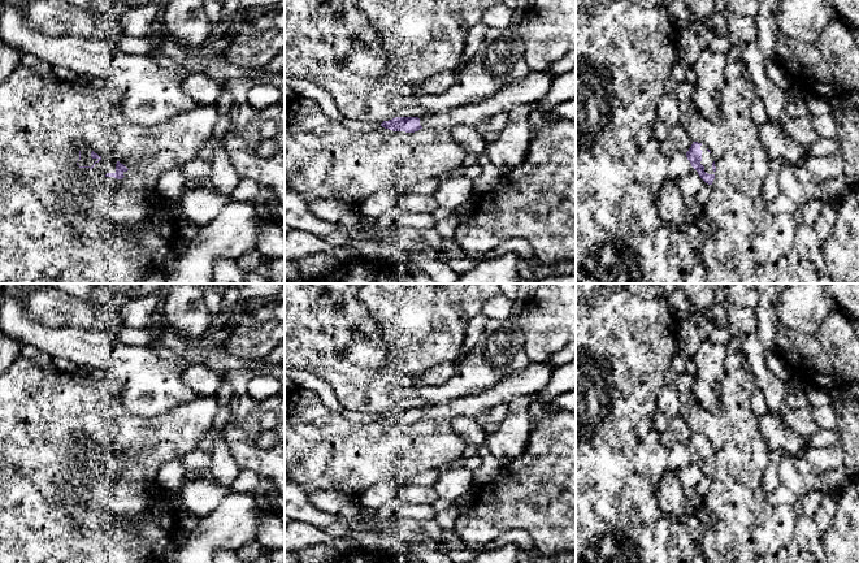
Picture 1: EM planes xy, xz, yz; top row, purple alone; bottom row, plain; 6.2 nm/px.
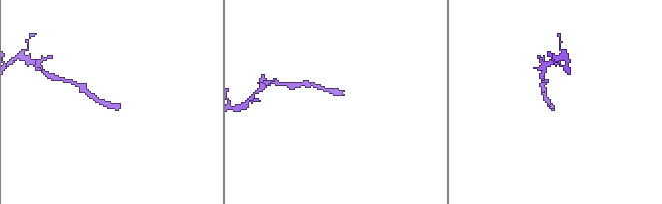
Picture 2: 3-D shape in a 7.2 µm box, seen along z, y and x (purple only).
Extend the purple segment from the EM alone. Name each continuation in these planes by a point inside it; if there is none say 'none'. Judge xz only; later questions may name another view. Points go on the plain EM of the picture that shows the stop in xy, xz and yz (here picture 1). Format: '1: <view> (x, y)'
1: xz (529, 381)

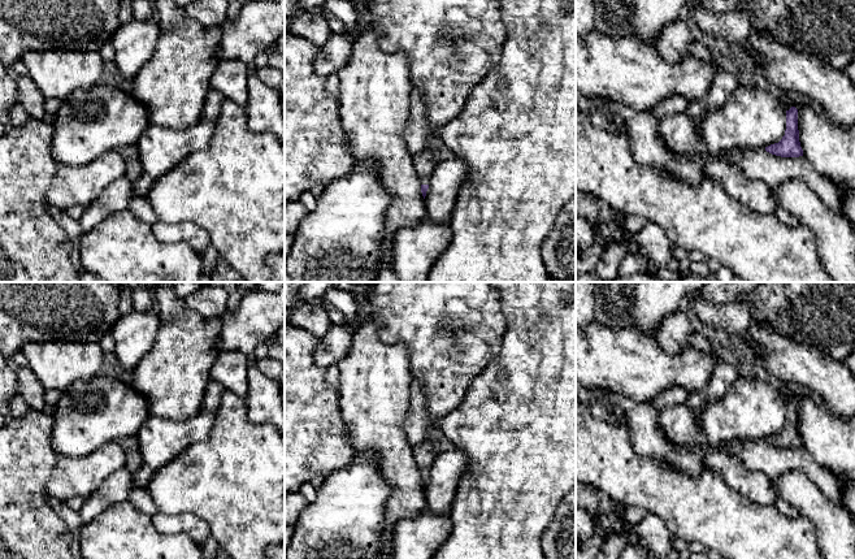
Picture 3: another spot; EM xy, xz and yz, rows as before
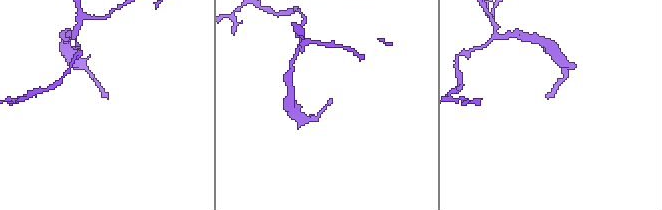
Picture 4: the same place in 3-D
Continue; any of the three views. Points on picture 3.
1: xz (424, 454)

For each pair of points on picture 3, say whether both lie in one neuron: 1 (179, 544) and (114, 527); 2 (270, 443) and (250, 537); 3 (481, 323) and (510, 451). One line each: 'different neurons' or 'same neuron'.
1: same neuron
2: same neuron
3: different neurons

